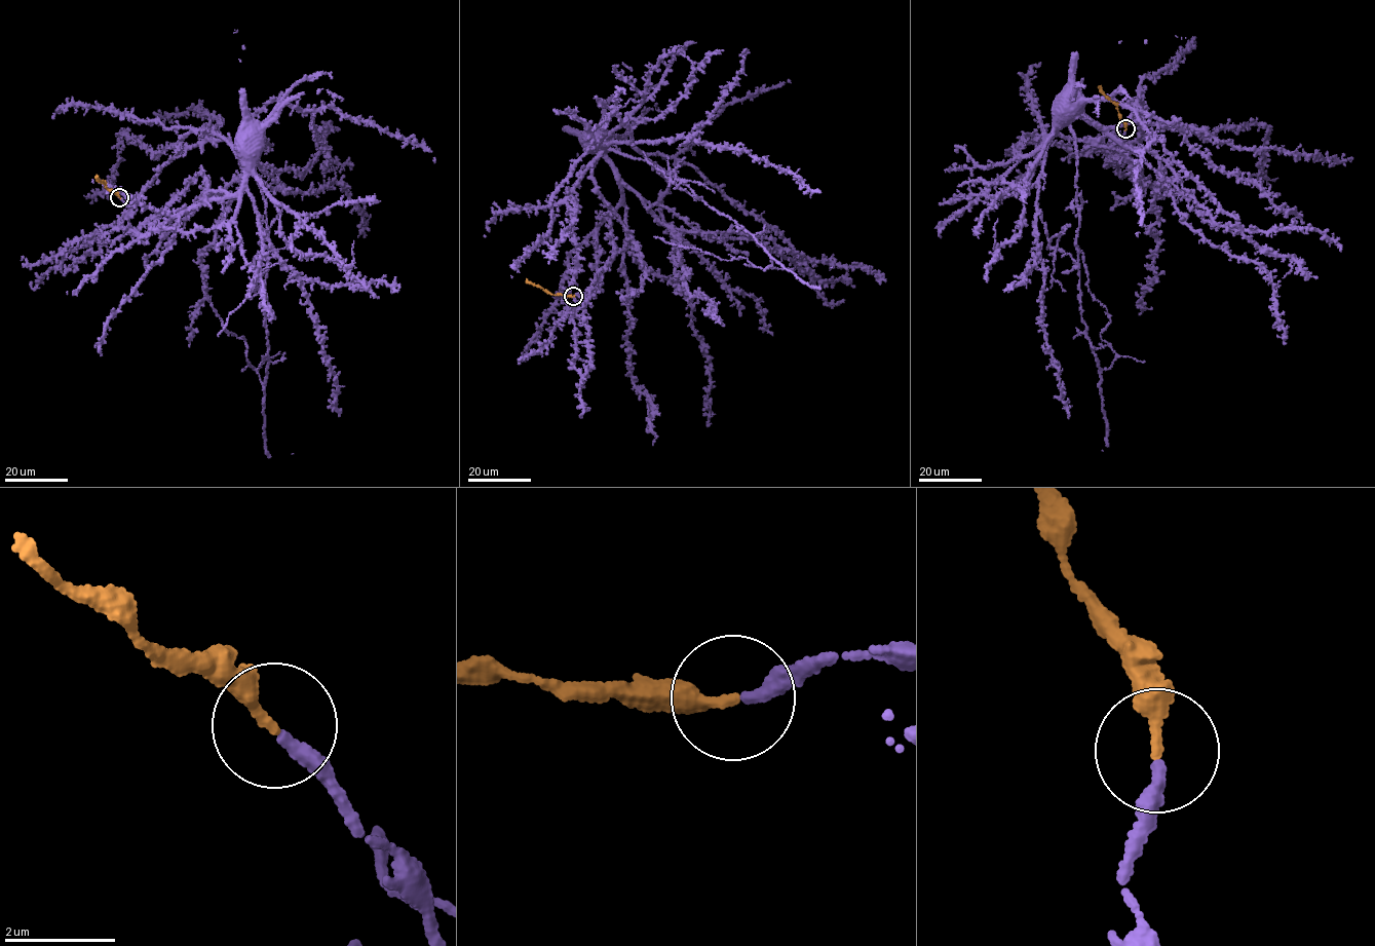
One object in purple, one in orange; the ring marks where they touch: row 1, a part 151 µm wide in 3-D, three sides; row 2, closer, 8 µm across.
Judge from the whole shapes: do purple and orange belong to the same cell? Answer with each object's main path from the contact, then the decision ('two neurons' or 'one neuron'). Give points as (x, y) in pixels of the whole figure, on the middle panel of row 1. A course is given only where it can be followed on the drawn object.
purple via (574, 296), (599, 286), (598, 230), (621, 197), (619, 178), (610, 162), (589, 149), (591, 142) | orange via (573, 296), (548, 293), (526, 279) | two neurons

